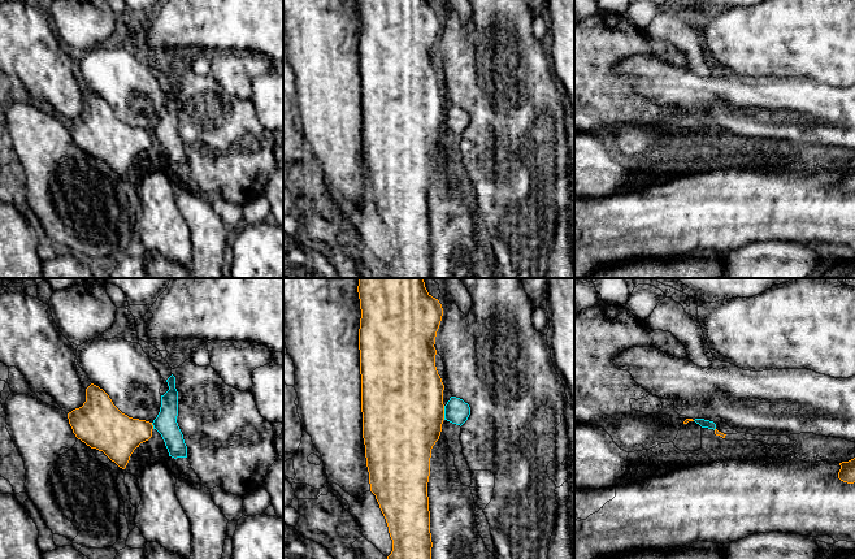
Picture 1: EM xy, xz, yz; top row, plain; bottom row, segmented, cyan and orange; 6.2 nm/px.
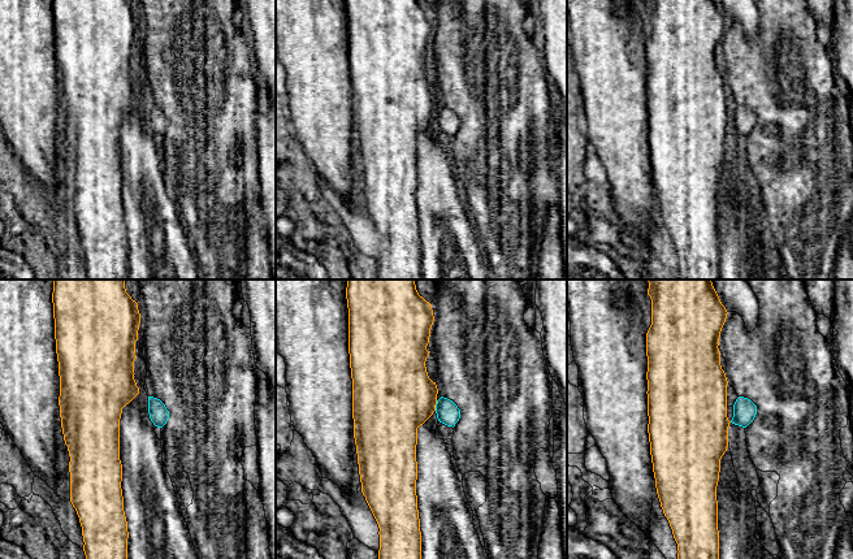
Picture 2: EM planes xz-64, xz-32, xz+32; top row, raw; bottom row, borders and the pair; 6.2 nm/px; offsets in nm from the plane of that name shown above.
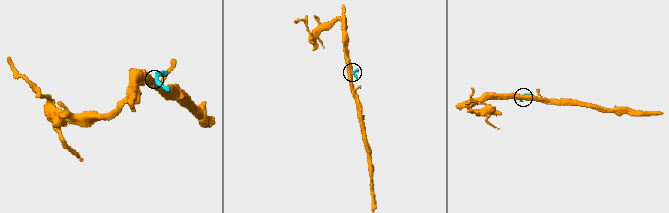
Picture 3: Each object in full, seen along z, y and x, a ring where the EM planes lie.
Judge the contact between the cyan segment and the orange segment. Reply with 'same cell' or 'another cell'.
another cell

